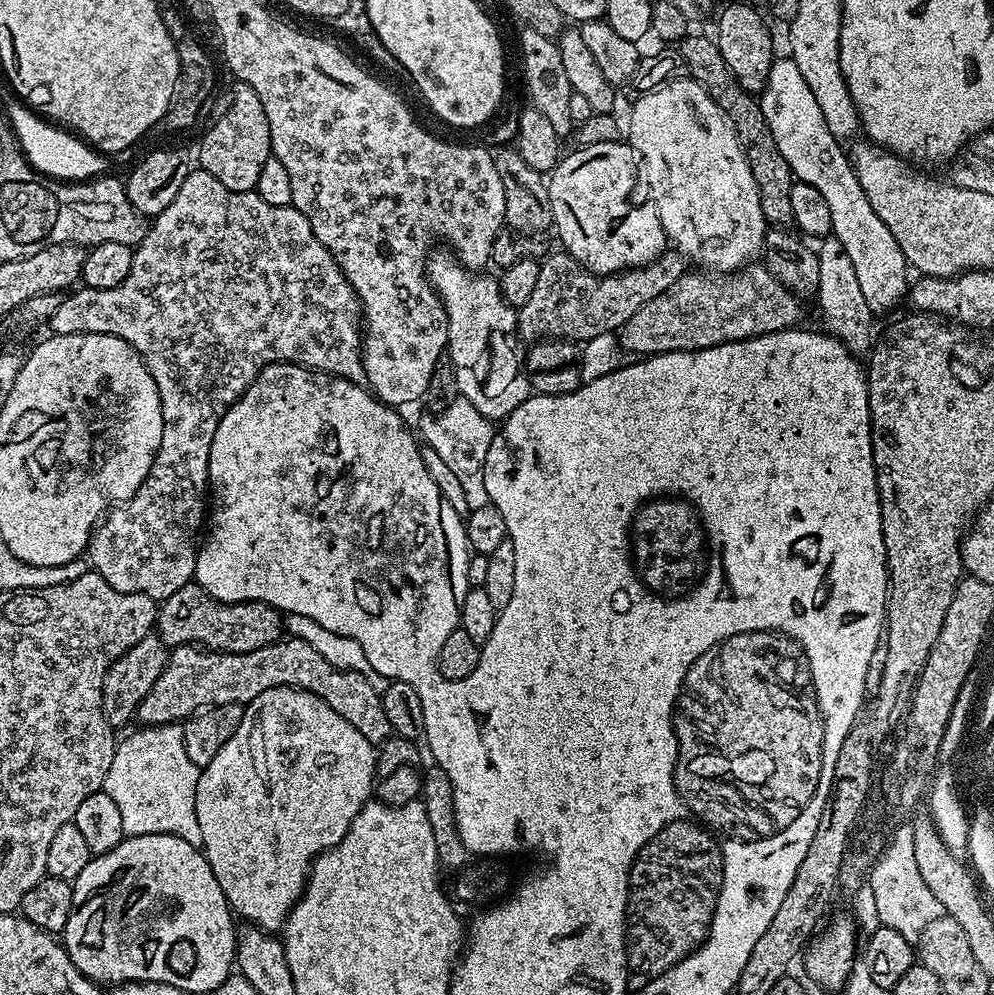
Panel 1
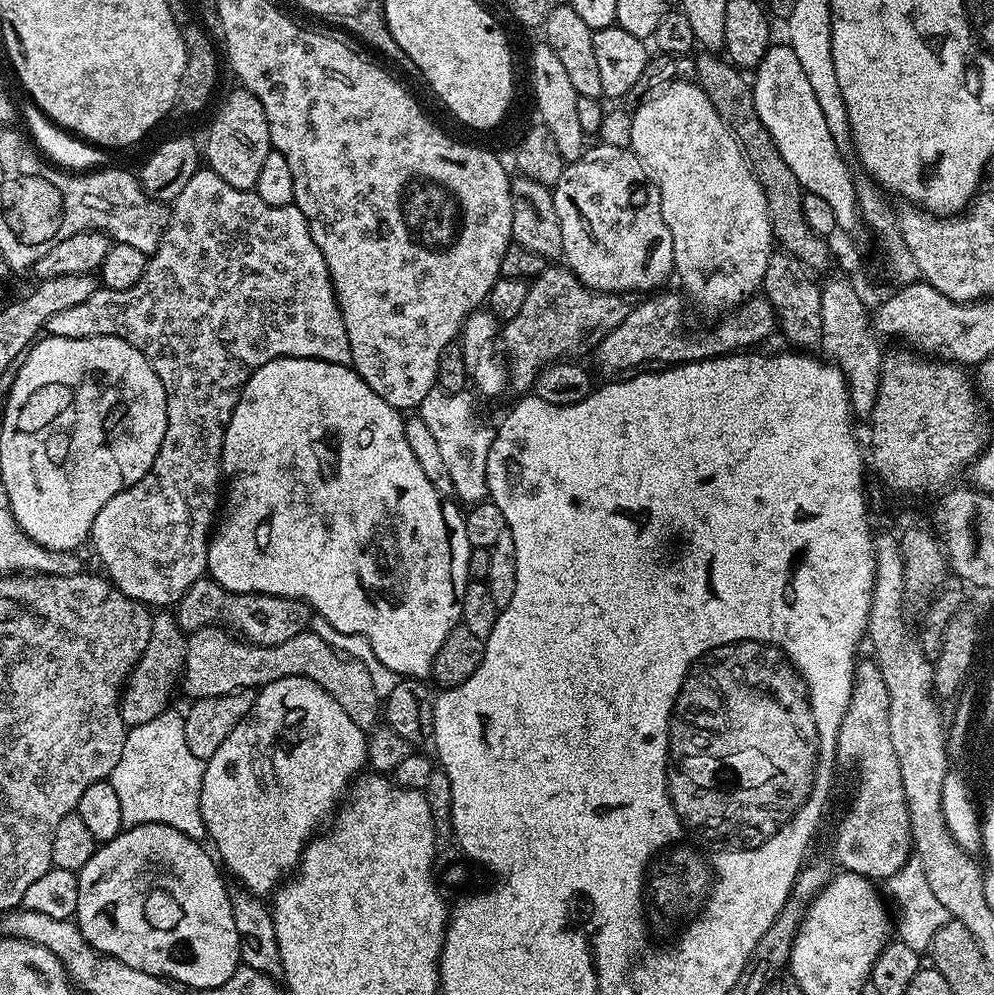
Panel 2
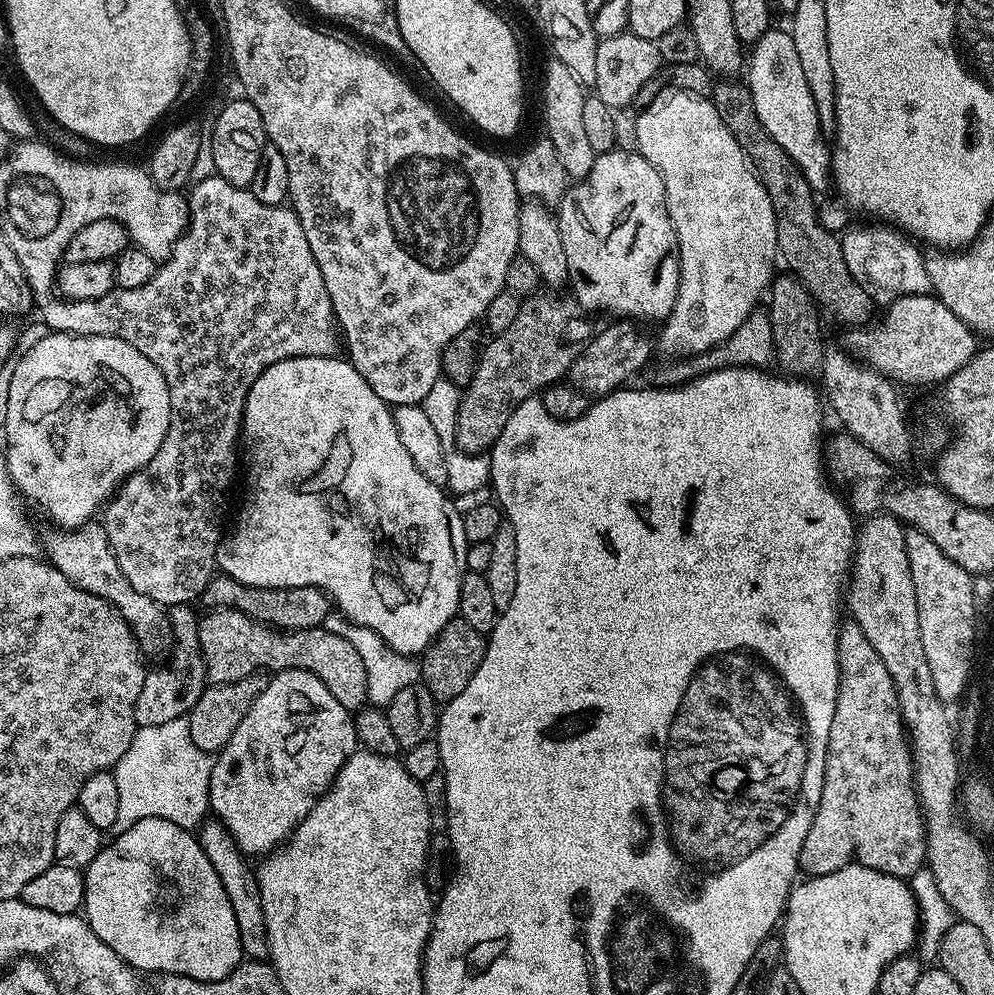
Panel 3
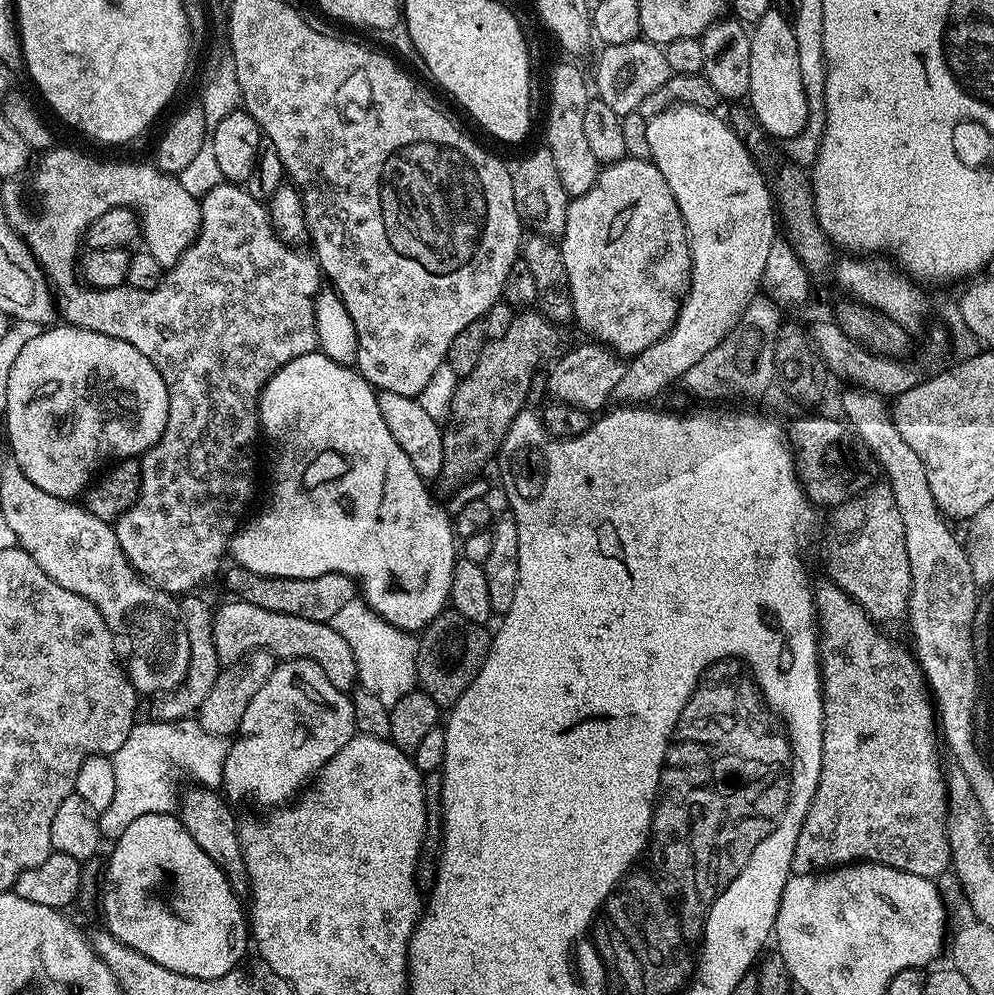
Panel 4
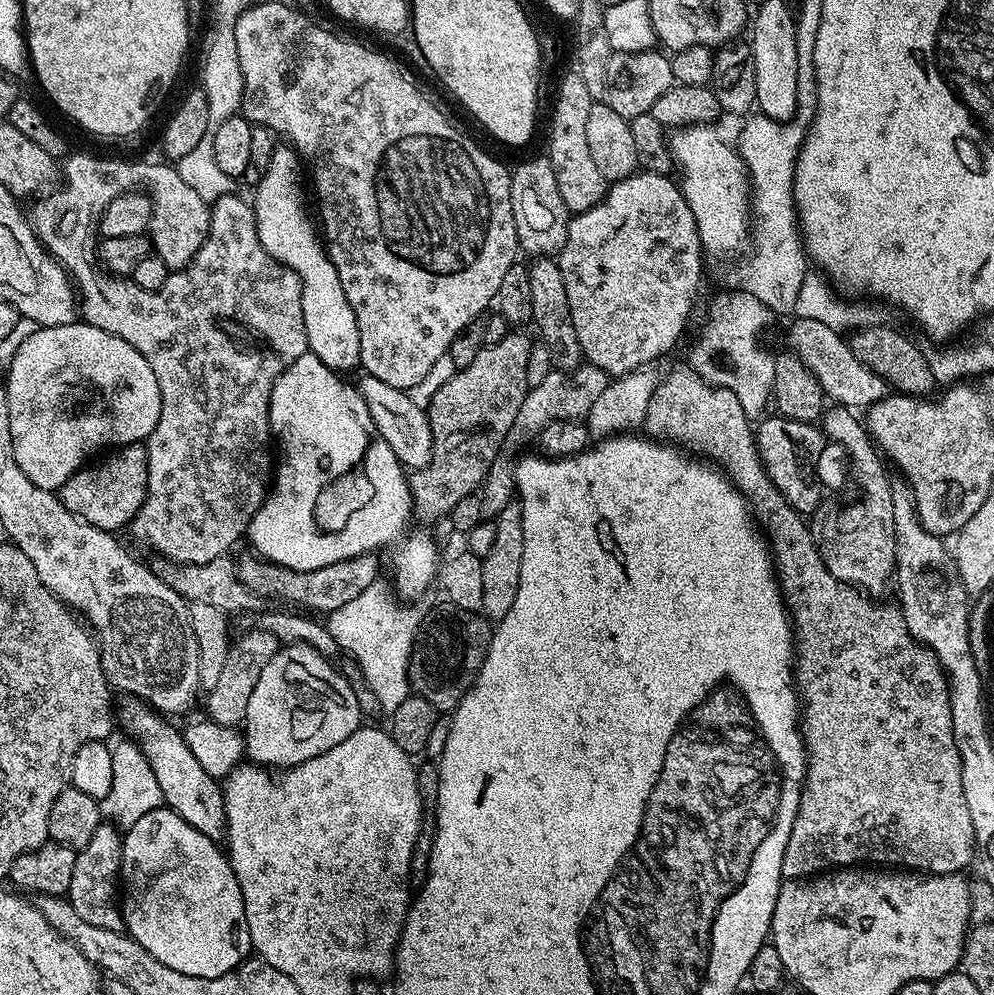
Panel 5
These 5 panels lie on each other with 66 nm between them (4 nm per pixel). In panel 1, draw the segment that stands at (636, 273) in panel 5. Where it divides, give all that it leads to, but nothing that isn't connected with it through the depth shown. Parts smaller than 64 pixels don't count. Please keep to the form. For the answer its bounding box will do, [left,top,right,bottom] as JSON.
[547,142,669,276]

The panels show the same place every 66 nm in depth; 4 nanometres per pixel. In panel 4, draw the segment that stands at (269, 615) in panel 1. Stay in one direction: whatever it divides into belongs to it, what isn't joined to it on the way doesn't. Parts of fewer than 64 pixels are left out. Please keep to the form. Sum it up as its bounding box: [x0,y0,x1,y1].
[224,566,357,623]

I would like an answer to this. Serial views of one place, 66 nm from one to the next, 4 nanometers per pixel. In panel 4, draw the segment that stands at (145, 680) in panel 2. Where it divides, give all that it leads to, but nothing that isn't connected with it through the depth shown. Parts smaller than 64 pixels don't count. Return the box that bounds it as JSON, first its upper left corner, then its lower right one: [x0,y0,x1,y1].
[151,594,222,722]

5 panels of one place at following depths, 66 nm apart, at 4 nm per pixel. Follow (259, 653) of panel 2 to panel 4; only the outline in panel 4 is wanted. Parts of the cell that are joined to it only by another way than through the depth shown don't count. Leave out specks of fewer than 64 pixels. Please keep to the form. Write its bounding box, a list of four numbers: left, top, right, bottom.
[212,598,357,691]

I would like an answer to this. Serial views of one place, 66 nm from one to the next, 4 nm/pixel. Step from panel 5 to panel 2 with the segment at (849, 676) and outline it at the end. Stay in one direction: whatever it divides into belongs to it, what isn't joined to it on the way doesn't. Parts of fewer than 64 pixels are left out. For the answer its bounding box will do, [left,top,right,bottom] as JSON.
[831,659,913,882]

